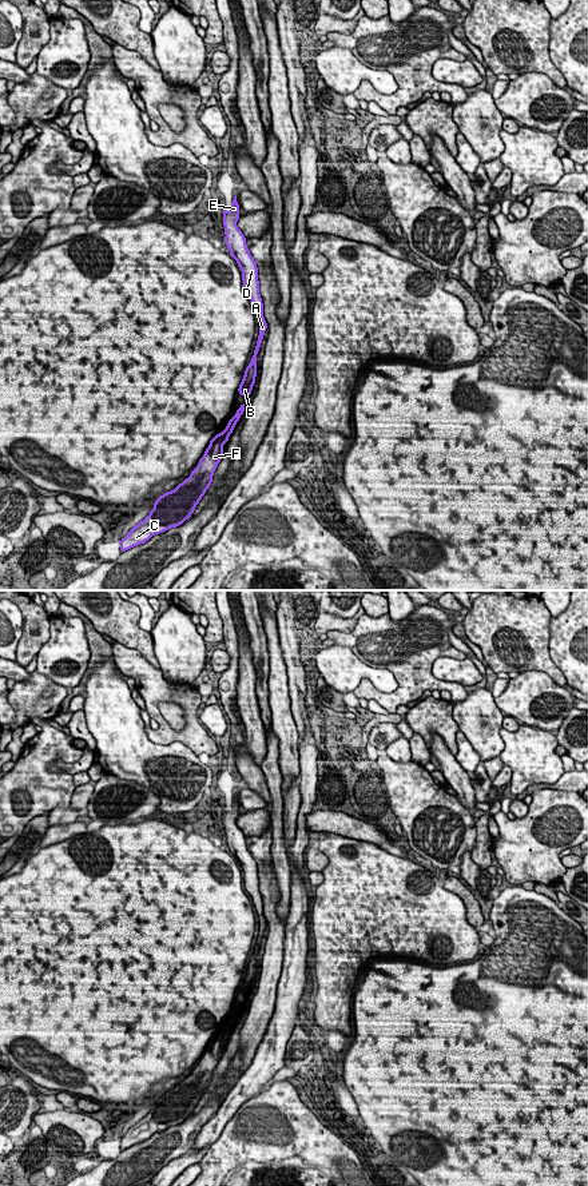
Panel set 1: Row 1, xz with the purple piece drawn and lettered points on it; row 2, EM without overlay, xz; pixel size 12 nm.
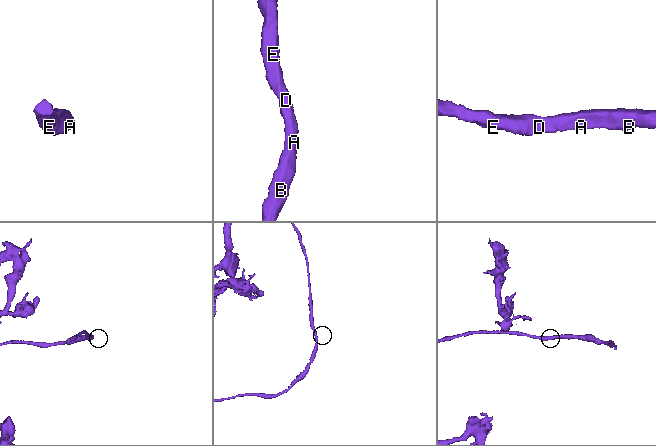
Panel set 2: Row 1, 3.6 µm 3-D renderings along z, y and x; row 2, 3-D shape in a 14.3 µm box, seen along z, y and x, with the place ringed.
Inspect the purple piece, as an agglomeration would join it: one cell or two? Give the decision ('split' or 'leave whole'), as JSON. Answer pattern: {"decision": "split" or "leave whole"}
{"decision": "leave whole"}

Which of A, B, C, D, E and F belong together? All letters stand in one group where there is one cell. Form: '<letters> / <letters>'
A B C D E F

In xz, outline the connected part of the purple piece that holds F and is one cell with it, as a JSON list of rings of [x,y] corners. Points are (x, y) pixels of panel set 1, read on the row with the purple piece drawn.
[[[245,403],[239,406],[235,415],[229,421],[223,433],[216,434],[206,449],[198,466],[191,475],[179,483],[172,491],[167,491],[154,502],[150,514],[128,530],[120,540],[120,552],[144,544],[152,536],[164,533],[171,528],[182,525],[191,517],[196,505],[212,482],[214,470],[223,455],[223,443],[229,442],[237,422],[245,411]]]

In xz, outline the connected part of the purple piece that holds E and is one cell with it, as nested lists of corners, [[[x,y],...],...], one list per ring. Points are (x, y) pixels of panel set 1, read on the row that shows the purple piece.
[[[235,194],[234,200],[231,203],[231,211],[227,212],[226,207],[225,207],[222,222],[223,222],[225,234],[226,234],[225,244],[227,246],[230,255],[238,262],[238,267],[243,272],[242,274],[243,290],[251,298],[251,302],[254,305],[254,309],[258,315],[258,322],[259,322],[259,335],[258,335],[257,346],[254,349],[254,355],[251,357],[251,361],[245,370],[243,379],[238,389],[238,394],[242,394],[245,397],[245,402],[246,402],[246,399],[251,394],[253,386],[255,383],[257,355],[258,355],[265,331],[267,329],[267,323],[263,317],[263,303],[262,303],[262,298],[259,294],[257,262],[249,252],[245,235],[237,227],[237,220],[241,216],[239,208],[241,207],[237,202],[237,194]]]

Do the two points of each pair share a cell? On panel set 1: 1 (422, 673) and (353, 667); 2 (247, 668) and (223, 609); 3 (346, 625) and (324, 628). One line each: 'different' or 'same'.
1: different
2: different
3: same

